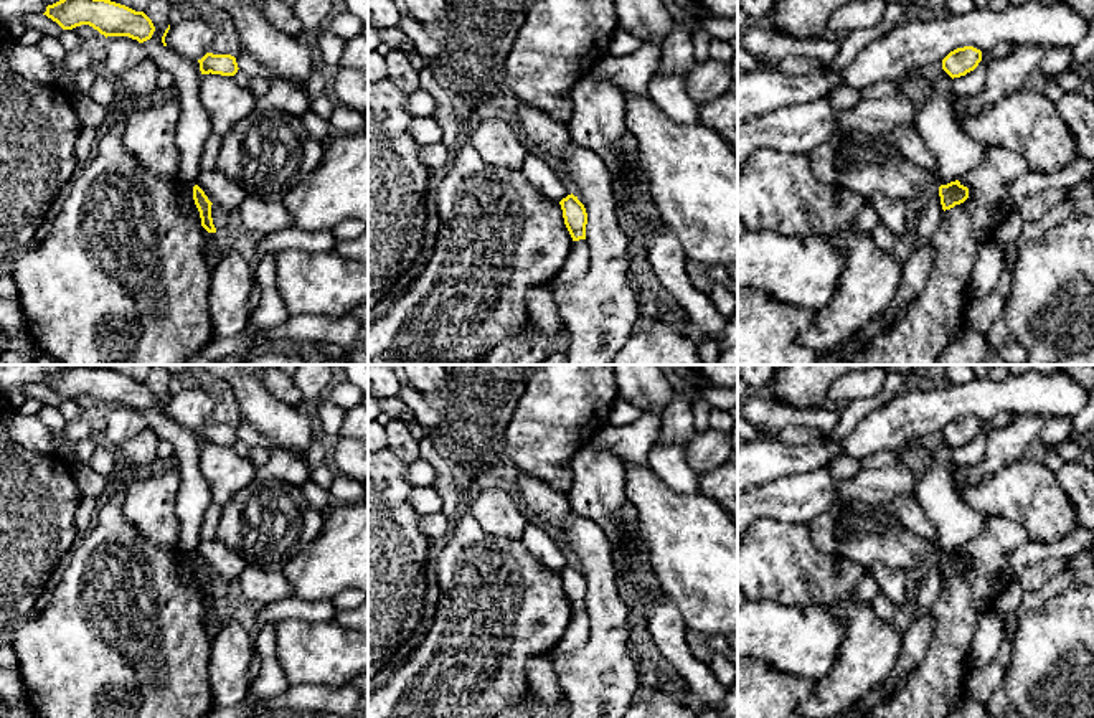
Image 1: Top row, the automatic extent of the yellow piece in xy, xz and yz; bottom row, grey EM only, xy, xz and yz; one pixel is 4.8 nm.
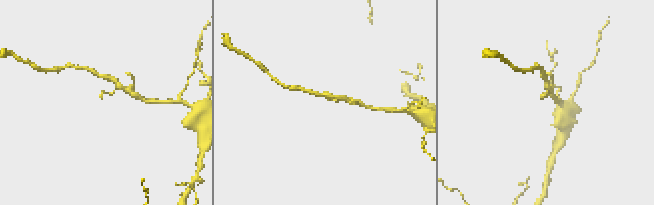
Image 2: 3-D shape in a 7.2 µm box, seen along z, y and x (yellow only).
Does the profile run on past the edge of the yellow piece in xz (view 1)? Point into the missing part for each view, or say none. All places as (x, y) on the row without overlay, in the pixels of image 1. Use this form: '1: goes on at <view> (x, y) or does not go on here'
1: does not go on here

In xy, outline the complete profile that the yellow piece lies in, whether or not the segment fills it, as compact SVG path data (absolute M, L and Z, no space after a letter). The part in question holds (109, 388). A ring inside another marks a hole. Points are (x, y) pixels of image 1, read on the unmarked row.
M64 366L48 375L43 385L63 399L89 394L106 408L129 406L139 413L150 409L155 401L152 390L144 381L135 381L106 368Z

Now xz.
M573 563L563 568L559 574L573 611L586 609L587 583L584 574Z

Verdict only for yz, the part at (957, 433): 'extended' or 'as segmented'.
as segmented

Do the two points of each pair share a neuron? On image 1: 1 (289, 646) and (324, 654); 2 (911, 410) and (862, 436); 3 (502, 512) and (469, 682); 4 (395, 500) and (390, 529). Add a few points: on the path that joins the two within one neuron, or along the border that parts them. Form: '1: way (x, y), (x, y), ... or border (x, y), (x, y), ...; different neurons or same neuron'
1: way (297, 646), (309, 654), (315, 654); same neuron
2: way (900, 421), (873, 434); same neuron
3: border (469, 512), (485, 532), (520, 540); different neurons
4: way (390, 507), (390, 522); same neuron

